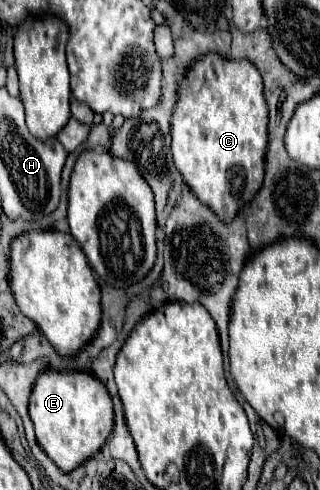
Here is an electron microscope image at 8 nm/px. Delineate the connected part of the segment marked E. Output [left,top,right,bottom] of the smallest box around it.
[29,371,113,471]

